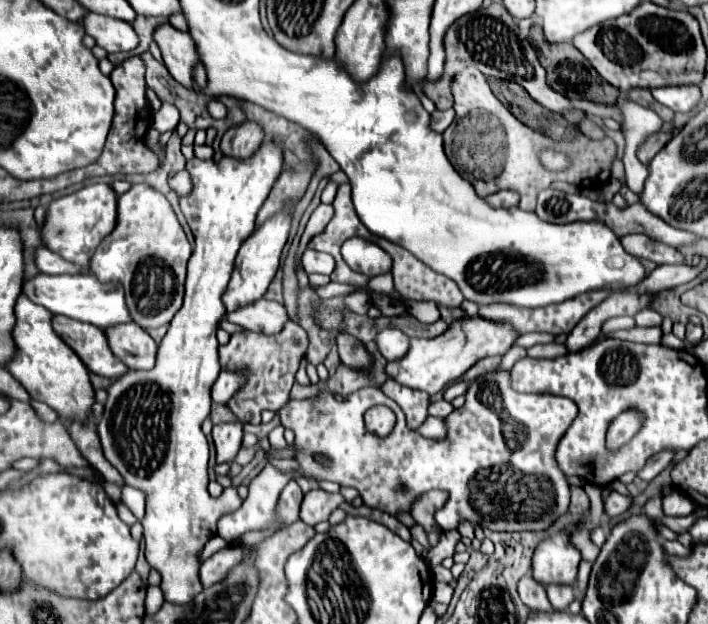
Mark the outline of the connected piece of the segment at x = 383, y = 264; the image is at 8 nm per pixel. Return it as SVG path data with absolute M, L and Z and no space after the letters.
M364 238L346 240L342 244L342 258L346 260L346 264L352 270L362 272L370 278L390 272L390 268L392 268L390 256L382 248L378 248L378 244L368 242Z

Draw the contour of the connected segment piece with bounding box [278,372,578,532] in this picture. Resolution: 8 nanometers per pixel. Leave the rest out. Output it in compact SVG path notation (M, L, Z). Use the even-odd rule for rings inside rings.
M492 372L478 378L478 384L470 384L466 394L466 404L454 410L446 418L448 438L430 440L406 426L405 414L388 396L378 388L362 388L350 394L346 400L338 402L334 394L322 392L316 400L290 400L280 412L284 428L290 428L296 434L294 446L298 450L296 460L300 462L300 474L332 480L340 486L352 486L360 492L364 504L378 508L392 516L400 512L410 512L412 504L428 490L440 488L450 494L450 500L440 508L434 518L442 530L458 528L462 518L472 524L490 528L490 530L544 530L550 528L562 514L566 514L570 504L570 486L558 464L554 460L556 444L572 424L578 414L578 407L570 398L560 398L554 394L518 394L510 388L508 372ZM376 404L389 407L396 416L396 428L390 436L378 438L364 428L364 412ZM312 454L328 458L328 464L312 460ZM404 484L406 492L400 492L398 486Z

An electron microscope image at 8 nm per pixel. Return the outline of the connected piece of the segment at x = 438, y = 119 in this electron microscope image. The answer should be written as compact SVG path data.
M450 108L450 110L444 110L444 112L440 112L440 110L436 110L434 114L432 114L432 130L434 132L444 132L450 124L452 124L452 120L454 120L454 110Z

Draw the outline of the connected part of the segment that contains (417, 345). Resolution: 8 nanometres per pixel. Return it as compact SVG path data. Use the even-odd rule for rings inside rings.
M480 316L466 318L460 322L454 322L438 338L432 338L432 340L410 338L408 352L398 362L396 360L388 362L386 374L390 380L396 380L402 386L422 390L422 392L428 392L430 396L434 396L434 394L442 392L446 388L446 384L456 382L480 358L496 356L496 354L504 356L516 338L518 338L518 334L514 334L514 330L506 324L494 324Z

